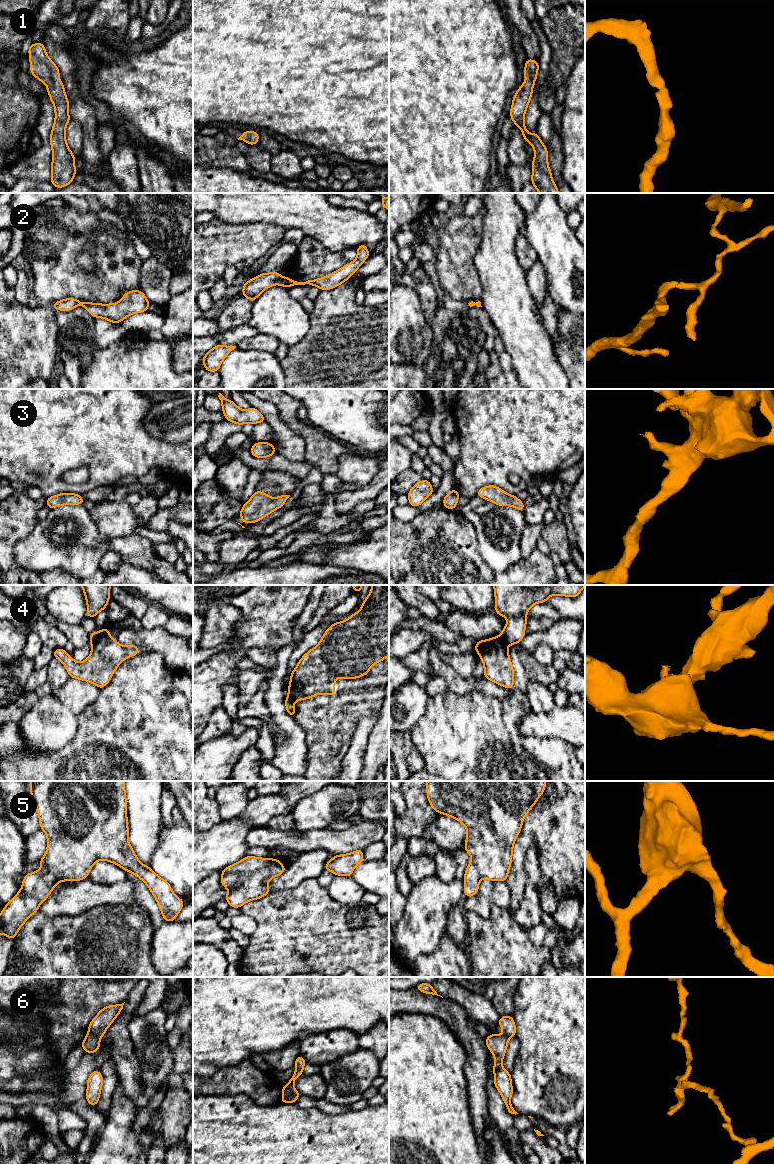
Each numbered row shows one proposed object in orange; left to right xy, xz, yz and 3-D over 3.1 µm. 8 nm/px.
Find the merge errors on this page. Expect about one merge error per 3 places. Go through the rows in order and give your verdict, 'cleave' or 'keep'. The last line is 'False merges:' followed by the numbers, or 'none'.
1: keep
2: cleave
3: keep
4: cleave
5: keep
6: cleave
False merges: 2, 4, 6

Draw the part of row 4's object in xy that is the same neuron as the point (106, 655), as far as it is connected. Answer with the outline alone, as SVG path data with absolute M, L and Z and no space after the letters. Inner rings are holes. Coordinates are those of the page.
M107 627L98 632L97 638L91 644L91 647L92 650L89 657L81 663L76 662L64 649L61 648L56 648L53 656L65 665L65 668L71 678L88 681L100 689L109 683L115 670L122 661L126 660L129 656L133 657L139 654L137 644L132 644L130 646L123 646L119 644L117 641L112 639Z

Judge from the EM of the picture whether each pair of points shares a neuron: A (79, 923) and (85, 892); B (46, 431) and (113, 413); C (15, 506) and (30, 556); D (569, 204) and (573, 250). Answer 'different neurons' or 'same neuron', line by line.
A: different neurons
B: same neuron
C: different neurons
D: different neurons

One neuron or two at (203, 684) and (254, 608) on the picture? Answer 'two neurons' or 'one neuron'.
one neuron

